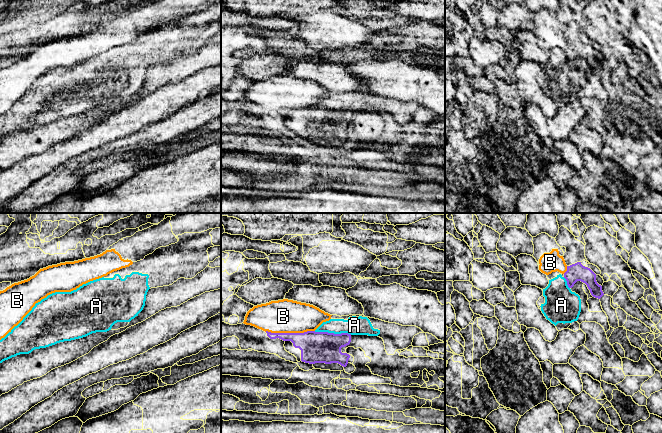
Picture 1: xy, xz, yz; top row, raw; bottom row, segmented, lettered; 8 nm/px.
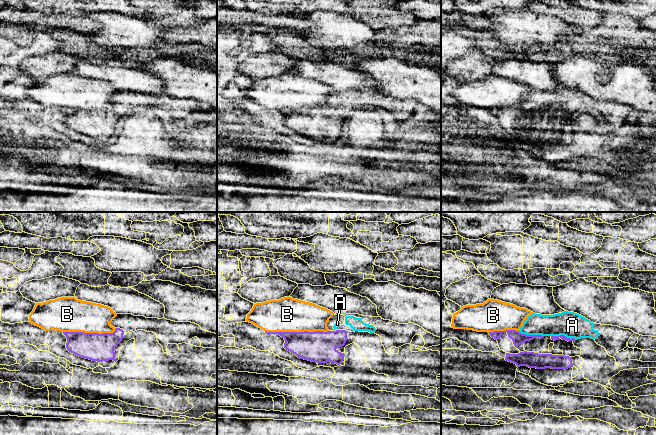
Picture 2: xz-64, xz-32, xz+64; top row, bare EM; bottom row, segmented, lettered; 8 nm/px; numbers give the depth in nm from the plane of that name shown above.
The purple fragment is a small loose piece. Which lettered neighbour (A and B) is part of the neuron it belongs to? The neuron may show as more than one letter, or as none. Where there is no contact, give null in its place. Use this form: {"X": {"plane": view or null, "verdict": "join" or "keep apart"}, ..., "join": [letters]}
{"A": {"plane": "xz", "verdict": "join"}, "B": {"plane": "xz", "verdict": "keep apart"}, "join": ["A"]}

